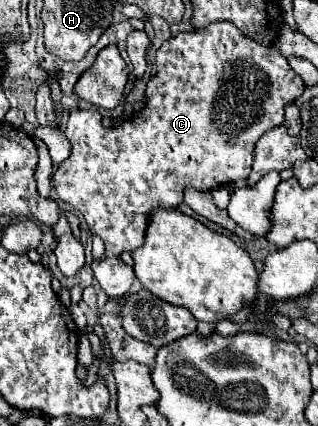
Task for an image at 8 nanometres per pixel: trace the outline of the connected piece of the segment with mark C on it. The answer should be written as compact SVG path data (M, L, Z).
M218 21L200 31L178 33L164 41L156 53L156 75L146 83L146 107L120 125L106 129L100 111L94 107L70 113L66 137L70 139L72 155L54 171L52 185L64 203L84 215L90 233L104 241L106 257L92 261L92 269L108 297L124 295L134 281L134 271L124 267L120 253L134 251L144 243L150 209L176 209L186 187L202 191L246 179L252 169L256 141L268 129L284 123L284 107L294 103L302 91L300 75L290 69L278 49L254 43L230 21Z

